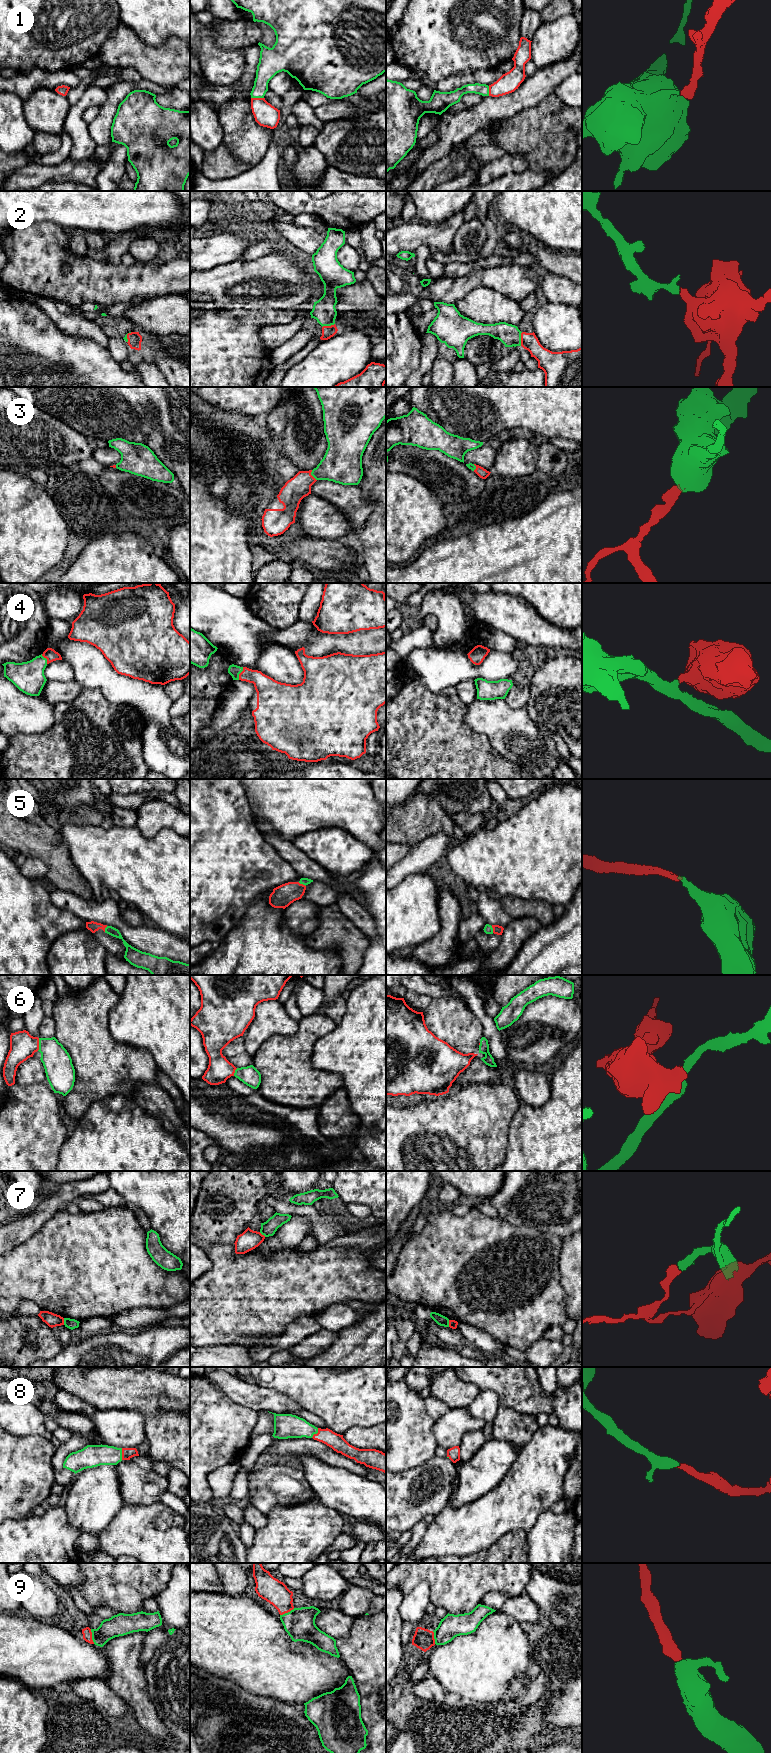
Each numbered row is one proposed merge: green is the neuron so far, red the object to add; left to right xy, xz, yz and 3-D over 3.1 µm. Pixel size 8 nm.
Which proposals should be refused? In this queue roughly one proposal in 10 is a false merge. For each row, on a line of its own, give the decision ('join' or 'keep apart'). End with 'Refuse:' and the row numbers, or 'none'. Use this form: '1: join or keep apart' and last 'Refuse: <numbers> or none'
1: join
2: join
3: join
4: join
5: join
6: join
7: keep apart
8: join
9: join
Refuse: 7

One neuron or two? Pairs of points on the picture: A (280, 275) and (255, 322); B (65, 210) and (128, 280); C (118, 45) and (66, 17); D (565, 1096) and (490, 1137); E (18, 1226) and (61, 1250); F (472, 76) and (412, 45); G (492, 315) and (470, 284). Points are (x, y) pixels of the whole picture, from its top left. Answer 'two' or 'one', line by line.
A: two
B: two
C: two
D: two
E: two
F: two
G: two

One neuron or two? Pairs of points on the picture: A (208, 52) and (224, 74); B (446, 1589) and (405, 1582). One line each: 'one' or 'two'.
A: one
B: one

